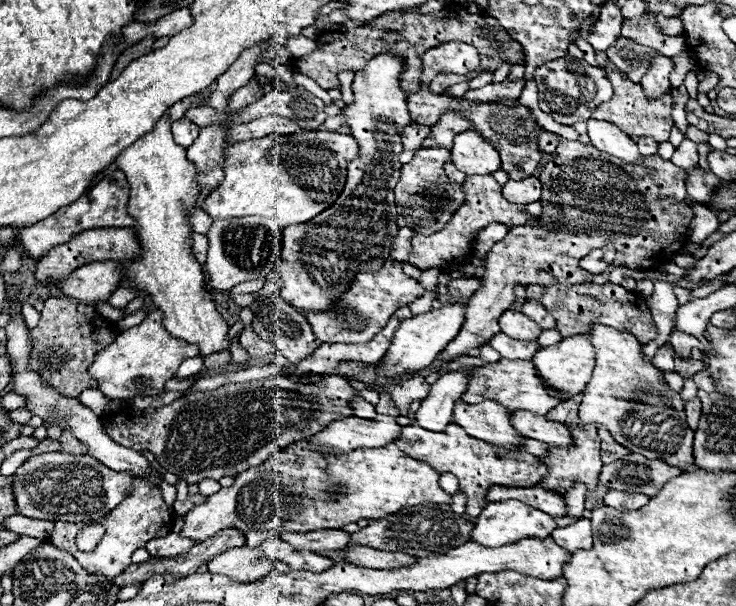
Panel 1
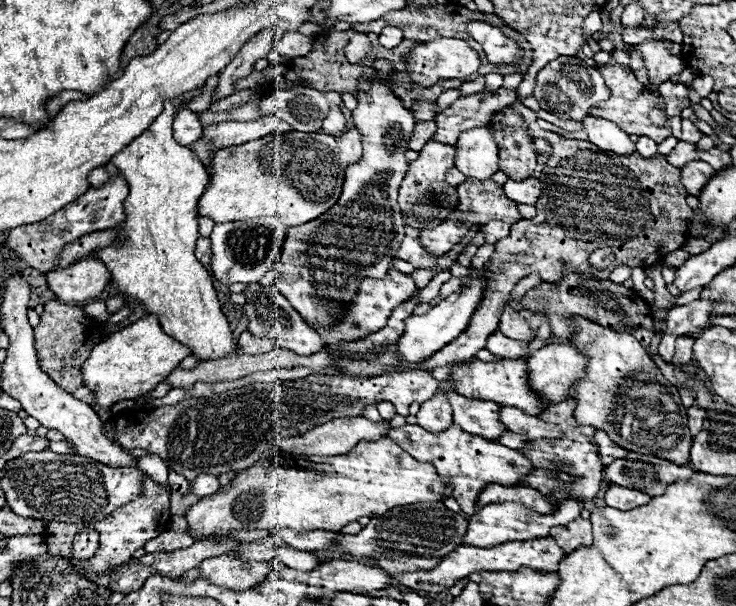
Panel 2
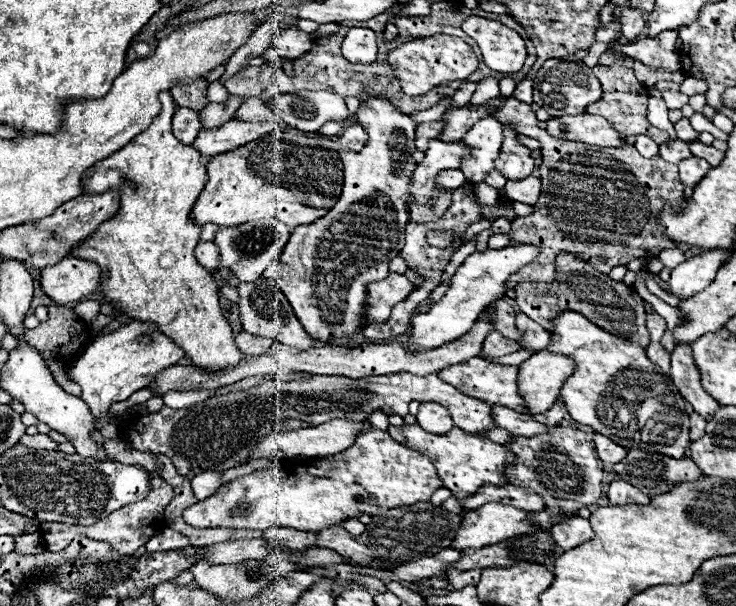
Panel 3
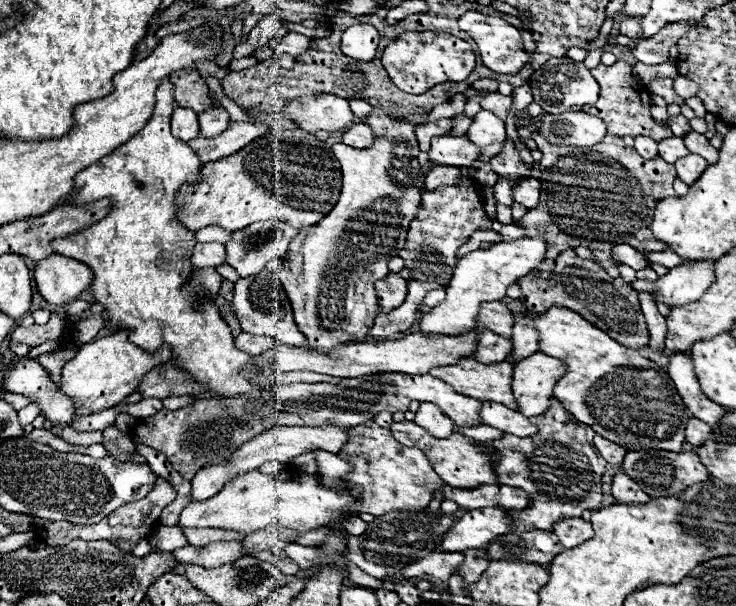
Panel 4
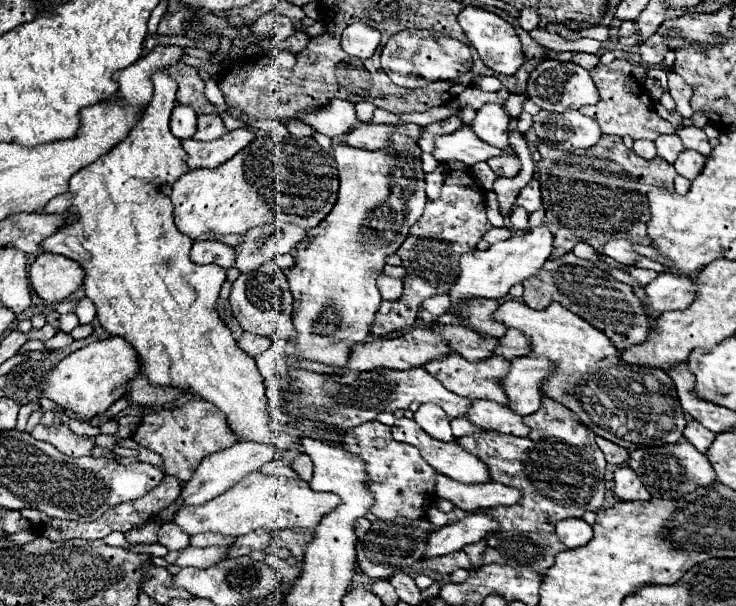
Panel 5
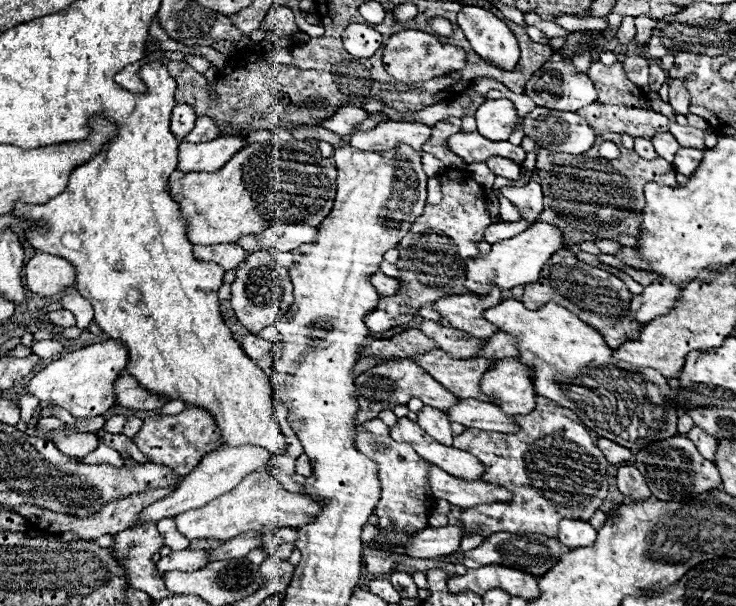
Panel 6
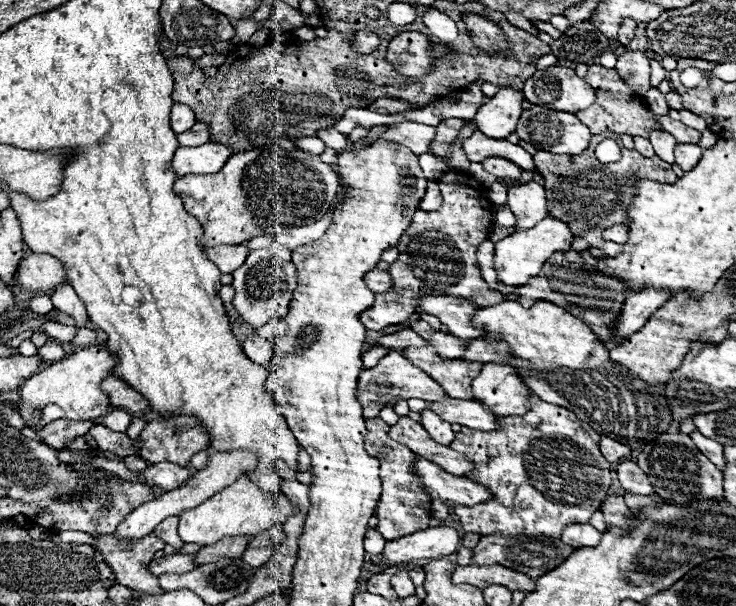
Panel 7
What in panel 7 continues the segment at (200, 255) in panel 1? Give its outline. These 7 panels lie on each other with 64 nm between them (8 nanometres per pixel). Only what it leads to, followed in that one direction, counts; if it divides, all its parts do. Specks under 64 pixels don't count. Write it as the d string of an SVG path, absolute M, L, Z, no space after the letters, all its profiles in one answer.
M214 246L214 248L206 248L208 258L220 268L220 272L228 272L232 274L238 266L244 264L246 256L248 256L248 248L246 246Z

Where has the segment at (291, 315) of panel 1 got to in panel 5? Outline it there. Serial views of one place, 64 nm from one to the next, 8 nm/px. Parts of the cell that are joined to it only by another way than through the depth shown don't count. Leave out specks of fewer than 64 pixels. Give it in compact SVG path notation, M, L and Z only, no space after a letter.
M272 260L264 262L256 270L248 274L240 274L236 282L232 282L232 294L230 294L230 304L232 312L238 318L240 326L258 336L268 336L274 330L282 338L290 338L294 334L294 328L290 324L290 314L292 314L292 292L288 286L288 280L284 278L284 270L280 270Z

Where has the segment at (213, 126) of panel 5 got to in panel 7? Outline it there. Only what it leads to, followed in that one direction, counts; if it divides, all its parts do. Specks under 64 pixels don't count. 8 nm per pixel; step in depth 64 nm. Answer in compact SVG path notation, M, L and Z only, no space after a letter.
M196 122L192 130L176 134L180 146L202 146L208 142L208 126L204 122Z

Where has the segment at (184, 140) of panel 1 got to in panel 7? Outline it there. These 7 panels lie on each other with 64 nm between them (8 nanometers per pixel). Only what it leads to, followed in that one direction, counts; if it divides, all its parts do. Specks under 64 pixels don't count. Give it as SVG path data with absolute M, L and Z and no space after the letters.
M174 104L172 106L172 110L170 110L170 124L172 124L172 130L176 134L190 130L194 122L196 122L194 112L188 106L184 106L184 104Z

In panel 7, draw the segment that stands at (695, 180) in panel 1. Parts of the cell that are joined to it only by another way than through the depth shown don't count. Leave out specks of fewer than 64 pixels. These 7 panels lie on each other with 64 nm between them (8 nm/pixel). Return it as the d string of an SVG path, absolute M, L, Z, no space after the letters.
M676 144L674 154L676 154L676 164L678 164L684 172L688 172L688 170L692 170L692 166L696 166L696 162L700 160L702 148L700 148L698 144L696 144L696 146L692 146L692 144Z

